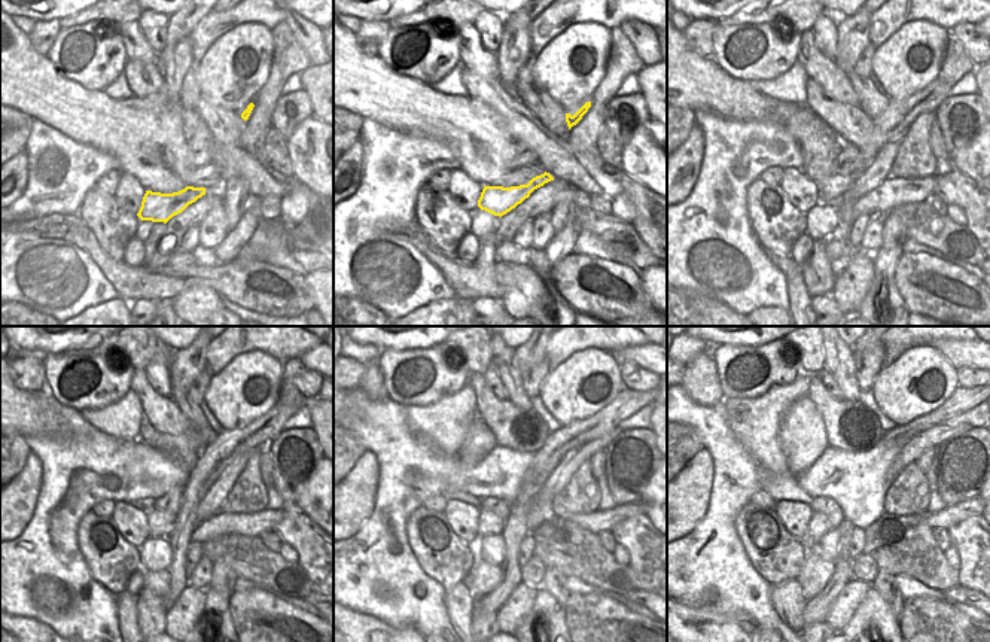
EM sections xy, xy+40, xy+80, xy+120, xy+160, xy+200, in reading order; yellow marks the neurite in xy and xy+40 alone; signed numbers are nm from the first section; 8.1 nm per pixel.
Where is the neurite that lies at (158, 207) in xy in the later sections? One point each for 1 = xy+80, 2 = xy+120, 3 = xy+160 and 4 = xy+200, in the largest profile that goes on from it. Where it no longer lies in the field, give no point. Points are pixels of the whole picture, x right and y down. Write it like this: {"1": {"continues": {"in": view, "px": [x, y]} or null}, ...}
{"1": {"continues": {"in": "xy+80", "px": [877, 172]}}, "2": {"continues": {"in": "xy+120", "px": [215, 496]}}, "3": {"continues": {"in": "xy+160", "px": [594, 440]}}, "4": {"continues": {"in": "xy+200", "px": [931, 438]}}}

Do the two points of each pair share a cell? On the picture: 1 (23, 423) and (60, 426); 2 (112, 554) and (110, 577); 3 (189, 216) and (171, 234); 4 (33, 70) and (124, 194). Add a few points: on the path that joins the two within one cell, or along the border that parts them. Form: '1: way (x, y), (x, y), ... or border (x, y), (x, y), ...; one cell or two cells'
1: way (32, 423), (51, 423); one cell
2: way (110, 560), (110, 571); one cell
3: way (185, 221), (176, 230); one cell
4: border (122, 172), (130, 173), (146, 189); two cells

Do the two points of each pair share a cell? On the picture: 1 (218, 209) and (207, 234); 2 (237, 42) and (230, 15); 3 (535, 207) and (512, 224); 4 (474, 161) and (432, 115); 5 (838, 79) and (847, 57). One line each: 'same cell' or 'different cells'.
1: same cell
2: different cells
3: same cell
4: same cell
5: different cells

